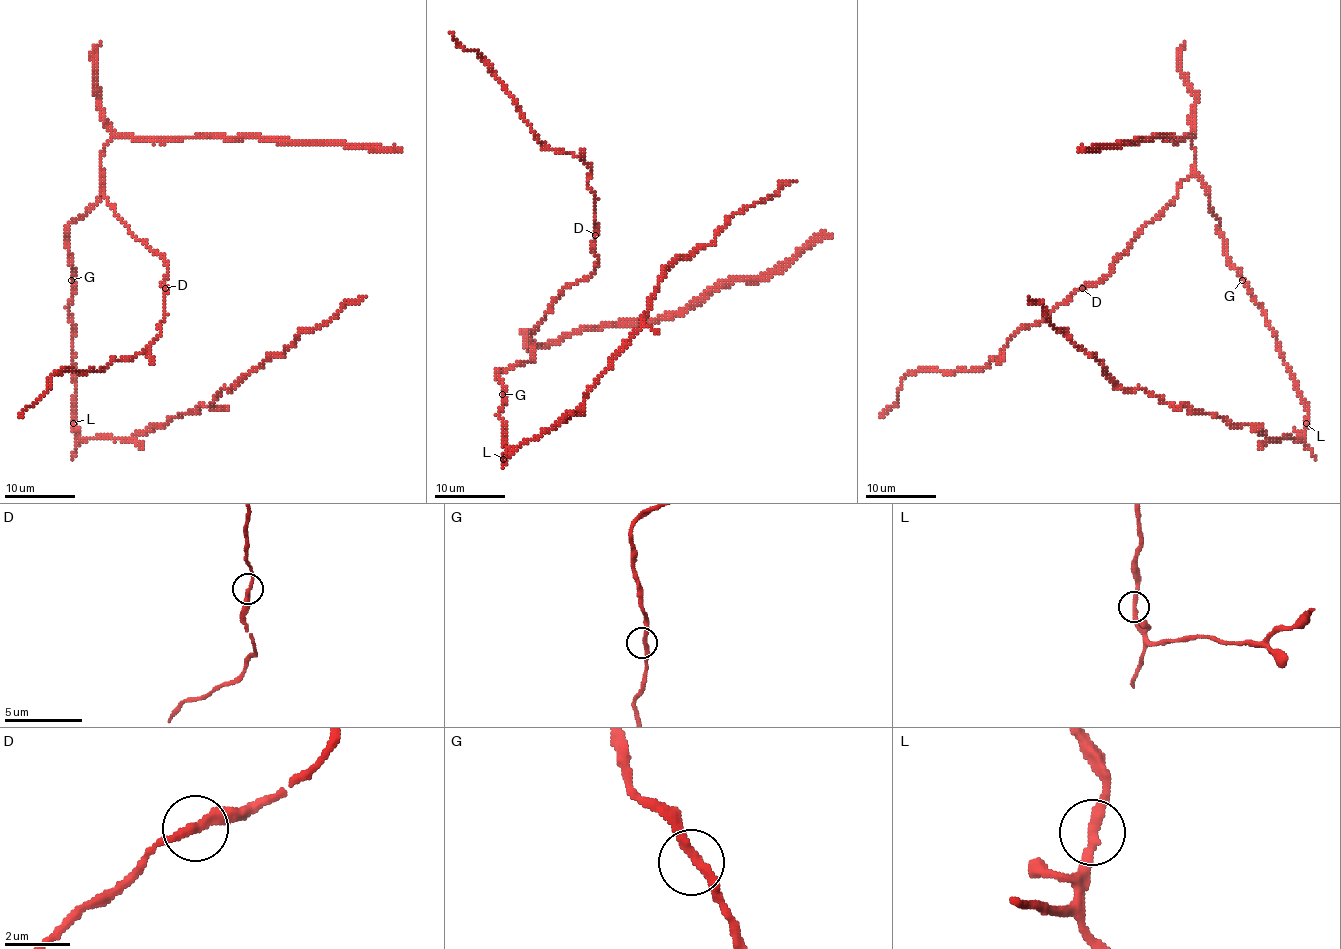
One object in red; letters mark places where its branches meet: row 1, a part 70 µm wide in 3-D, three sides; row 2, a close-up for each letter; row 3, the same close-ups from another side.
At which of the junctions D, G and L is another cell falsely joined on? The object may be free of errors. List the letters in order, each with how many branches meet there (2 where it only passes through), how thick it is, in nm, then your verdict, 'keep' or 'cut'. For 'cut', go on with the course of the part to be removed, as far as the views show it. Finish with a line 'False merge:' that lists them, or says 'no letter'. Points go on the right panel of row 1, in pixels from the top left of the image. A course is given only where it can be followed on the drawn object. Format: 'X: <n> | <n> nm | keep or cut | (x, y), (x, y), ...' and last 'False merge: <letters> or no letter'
D: 2 | 280 nm | keep
G: 2 | 280 nm | keep
L: 2 | 280 nm | keep
False merge: no letter

